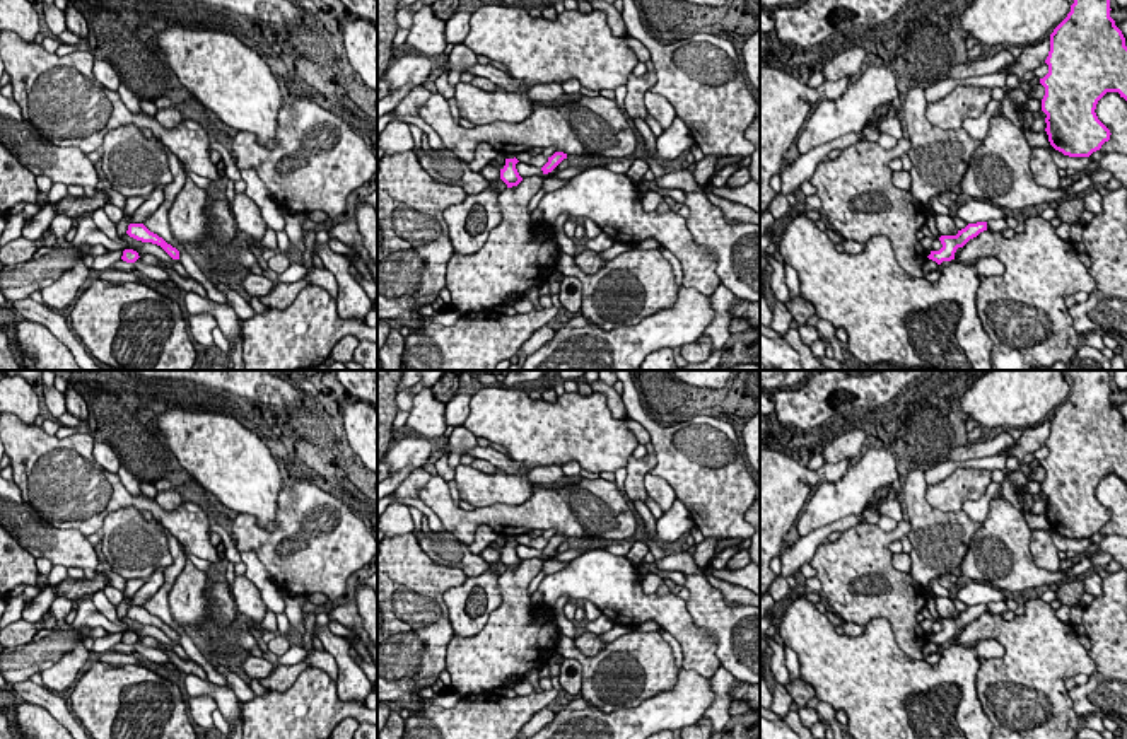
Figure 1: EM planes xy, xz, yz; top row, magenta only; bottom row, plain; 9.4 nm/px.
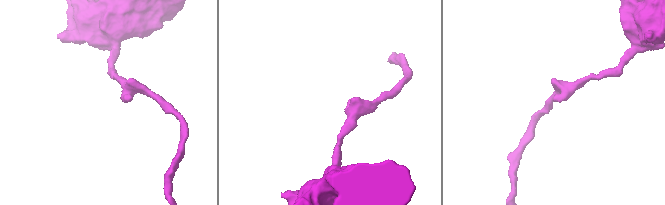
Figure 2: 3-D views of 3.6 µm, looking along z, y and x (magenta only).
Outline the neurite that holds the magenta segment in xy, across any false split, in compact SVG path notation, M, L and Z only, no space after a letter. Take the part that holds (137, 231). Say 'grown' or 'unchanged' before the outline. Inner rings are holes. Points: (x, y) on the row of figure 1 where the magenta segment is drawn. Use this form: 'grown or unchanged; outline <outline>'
unchanged; outline M130 224L126 234L142 242L161 246L172 259L179 259L179 251L167 244L162 237L150 232L143 224Z

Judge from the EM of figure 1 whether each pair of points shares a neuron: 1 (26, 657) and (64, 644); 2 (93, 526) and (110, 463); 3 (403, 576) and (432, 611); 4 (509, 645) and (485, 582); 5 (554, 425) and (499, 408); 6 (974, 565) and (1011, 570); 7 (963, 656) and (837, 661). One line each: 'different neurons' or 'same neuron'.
1: same neuron
2: different neurons
3: same neuron
4: different neurons
5: same neuron
6: same neuron
7: same neuron

